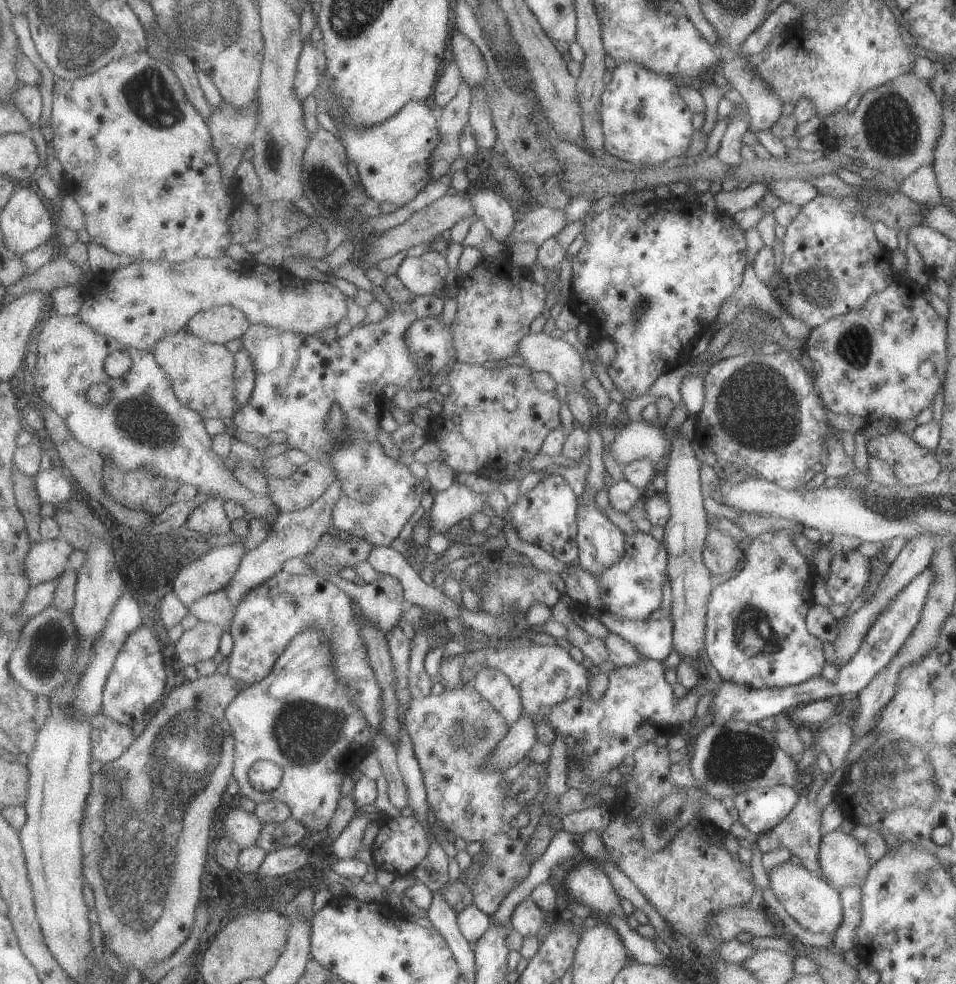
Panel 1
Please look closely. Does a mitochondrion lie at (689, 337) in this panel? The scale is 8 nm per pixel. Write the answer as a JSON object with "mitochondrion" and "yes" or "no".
{"mitochondrion":"no"}

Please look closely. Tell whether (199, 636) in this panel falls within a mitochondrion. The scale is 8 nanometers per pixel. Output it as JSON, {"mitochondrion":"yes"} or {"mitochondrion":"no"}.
{"mitochondrion":"no"}

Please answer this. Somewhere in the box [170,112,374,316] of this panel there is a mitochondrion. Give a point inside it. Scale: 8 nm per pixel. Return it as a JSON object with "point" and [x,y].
{"point":[324,179]}

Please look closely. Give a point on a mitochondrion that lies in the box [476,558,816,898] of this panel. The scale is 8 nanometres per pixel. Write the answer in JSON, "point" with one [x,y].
{"point":[735,758]}

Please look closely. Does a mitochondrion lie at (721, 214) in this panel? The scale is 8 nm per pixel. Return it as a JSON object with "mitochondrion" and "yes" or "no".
{"mitochondrion":"no"}

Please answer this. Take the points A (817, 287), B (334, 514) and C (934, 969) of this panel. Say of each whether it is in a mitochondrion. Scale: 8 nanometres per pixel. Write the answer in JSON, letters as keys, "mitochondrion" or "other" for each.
{"A":"mitochondrion","B":"other","C":"other"}

